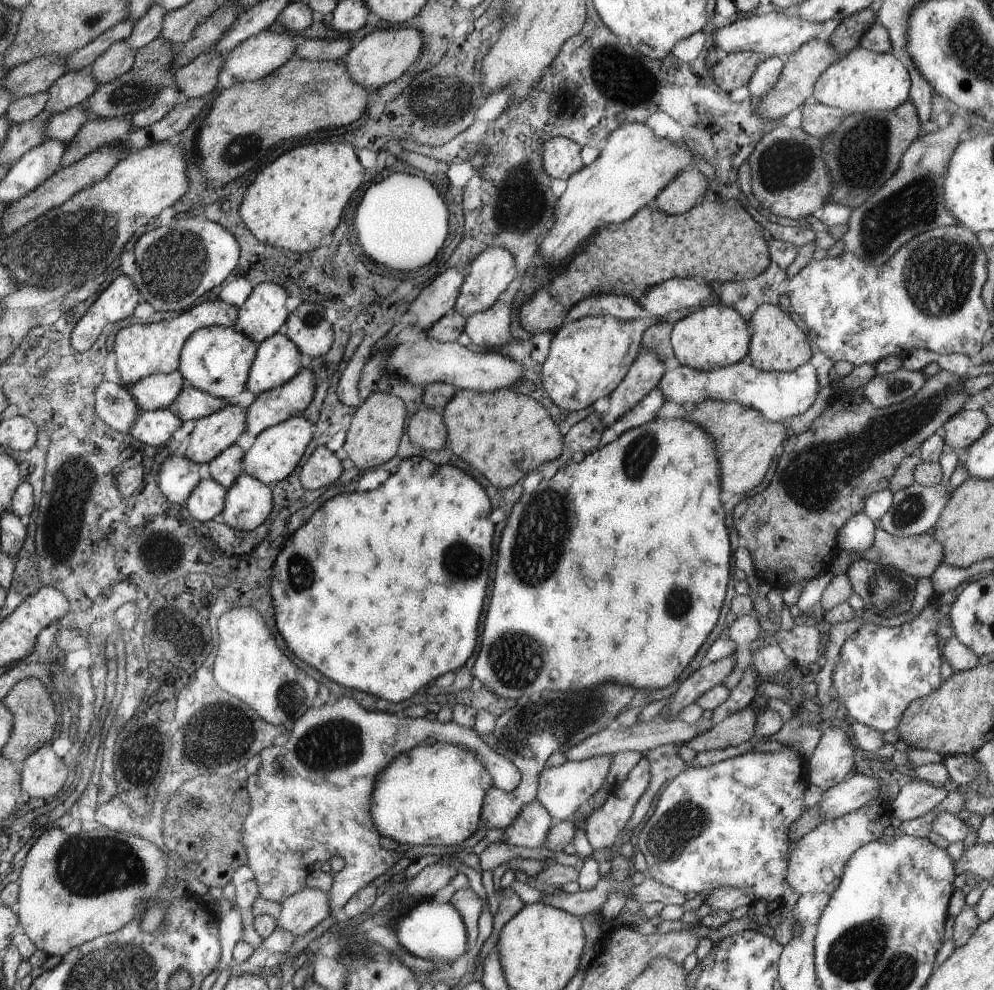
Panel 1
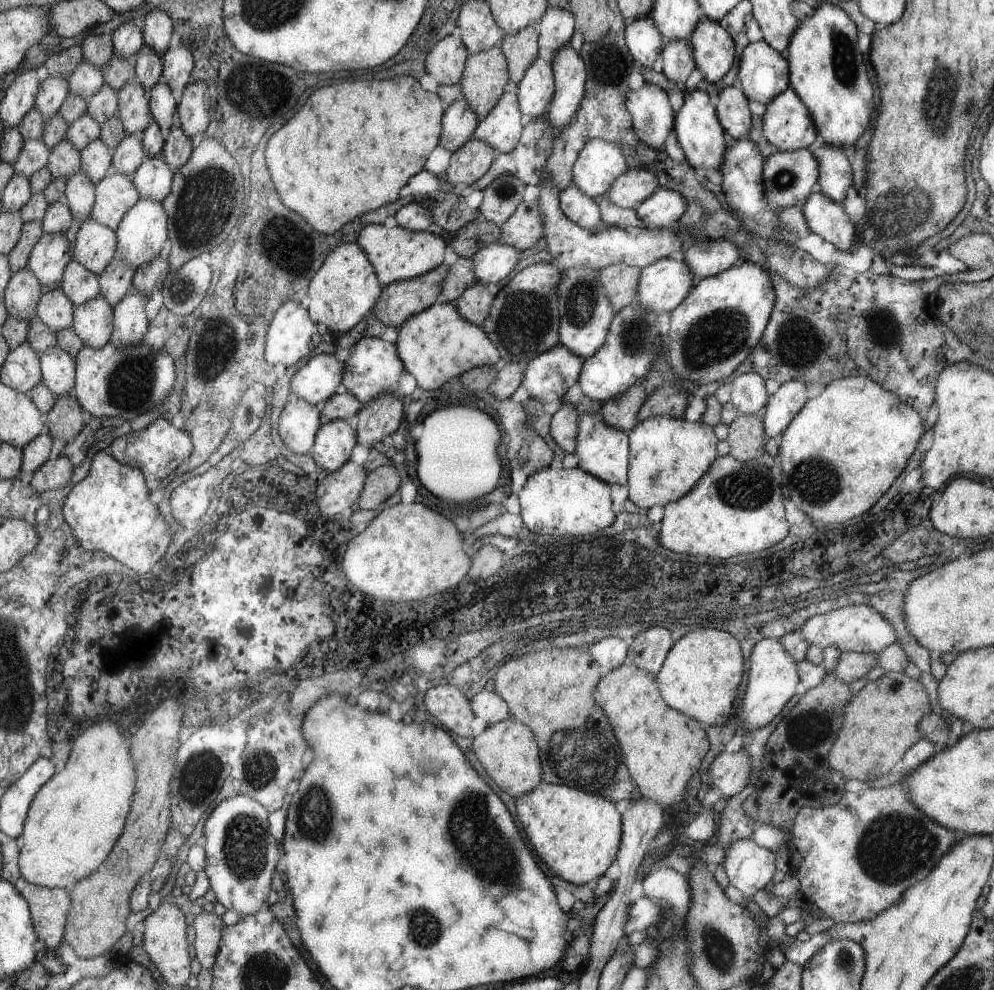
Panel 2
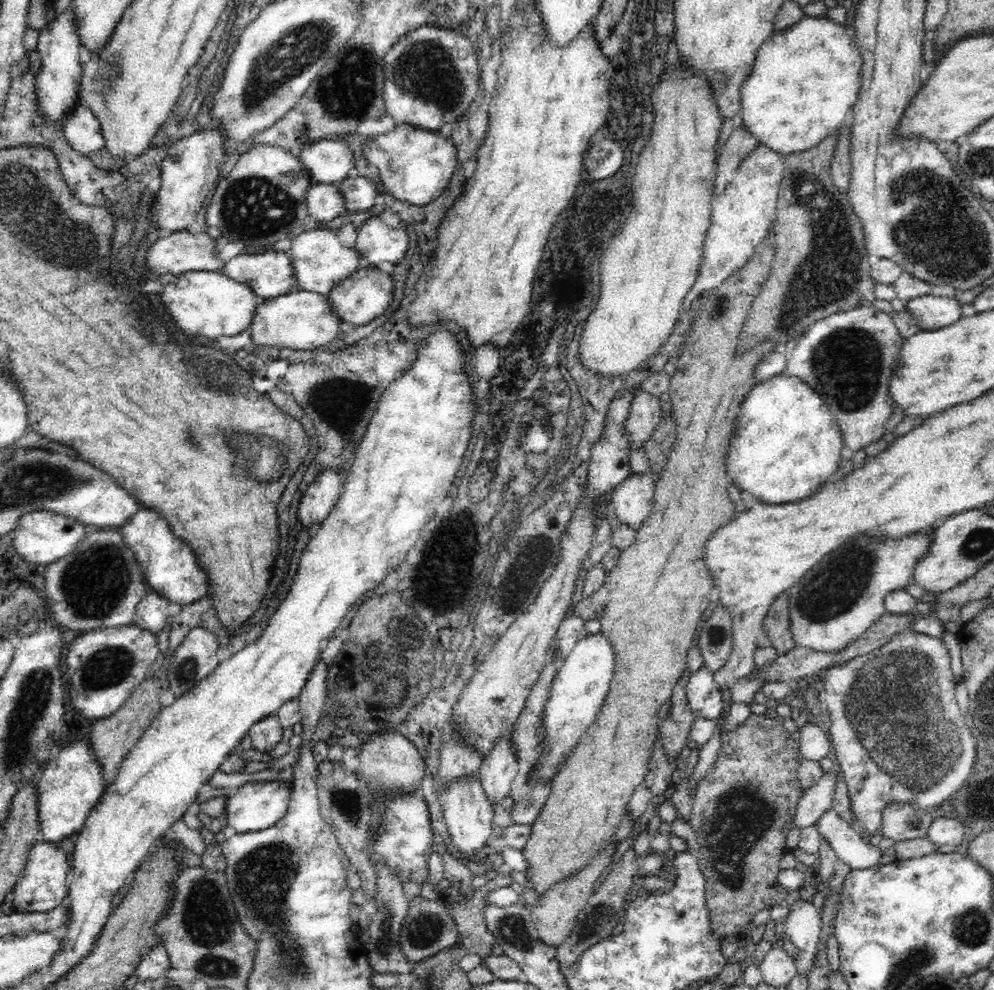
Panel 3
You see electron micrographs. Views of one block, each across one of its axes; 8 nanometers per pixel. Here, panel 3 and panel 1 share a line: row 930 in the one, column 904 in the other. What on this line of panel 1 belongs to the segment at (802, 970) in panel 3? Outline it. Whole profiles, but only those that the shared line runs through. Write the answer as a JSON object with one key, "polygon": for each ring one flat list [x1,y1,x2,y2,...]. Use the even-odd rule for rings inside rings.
{"polygon":[[918,778,901,786,896,798,890,802,892,815,902,821,912,820,930,812,950,791]]}

